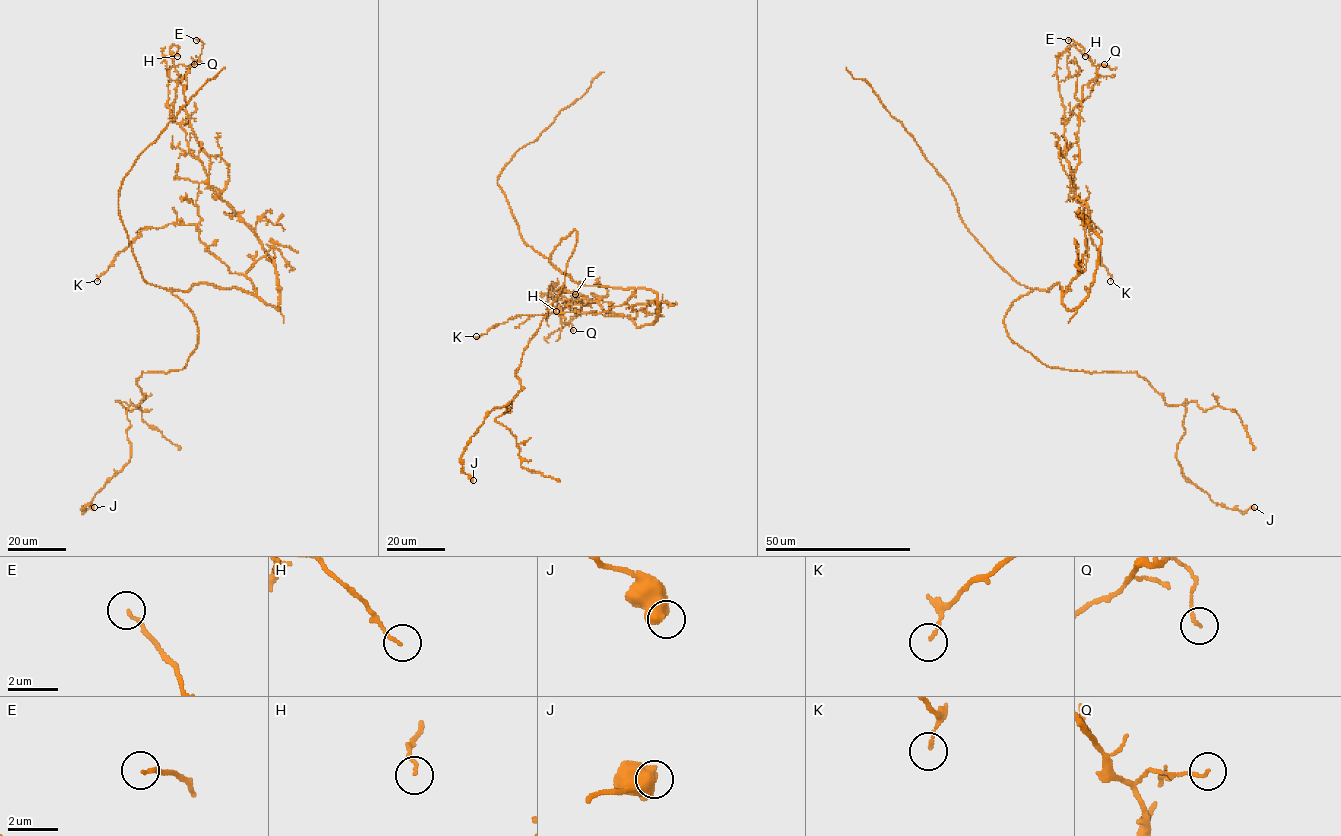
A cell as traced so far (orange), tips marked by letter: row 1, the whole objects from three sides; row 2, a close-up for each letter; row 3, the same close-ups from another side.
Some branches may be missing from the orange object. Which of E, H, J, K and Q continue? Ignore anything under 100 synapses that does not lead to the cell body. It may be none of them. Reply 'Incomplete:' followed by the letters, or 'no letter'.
Incomplete: no letter

